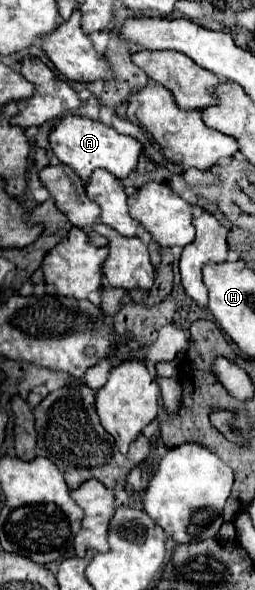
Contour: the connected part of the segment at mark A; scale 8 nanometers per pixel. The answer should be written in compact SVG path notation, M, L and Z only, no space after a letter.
M77 115L63 117L55 125L53 133L49 135L49 143L51 143L51 149L57 155L57 159L61 163L69 165L83 181L89 181L91 173L99 167L107 169L117 179L125 179L137 167L137 161L143 151L143 145L137 139L121 135L113 127L107 127L99 121L91 121L91 119L77 117Z

